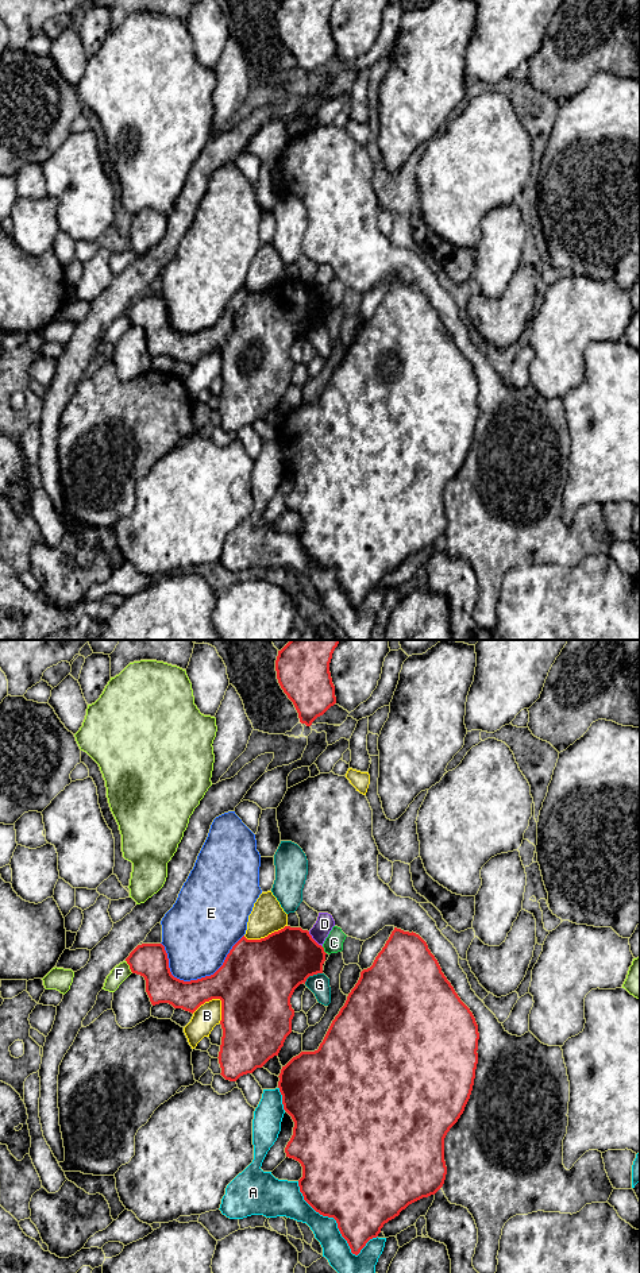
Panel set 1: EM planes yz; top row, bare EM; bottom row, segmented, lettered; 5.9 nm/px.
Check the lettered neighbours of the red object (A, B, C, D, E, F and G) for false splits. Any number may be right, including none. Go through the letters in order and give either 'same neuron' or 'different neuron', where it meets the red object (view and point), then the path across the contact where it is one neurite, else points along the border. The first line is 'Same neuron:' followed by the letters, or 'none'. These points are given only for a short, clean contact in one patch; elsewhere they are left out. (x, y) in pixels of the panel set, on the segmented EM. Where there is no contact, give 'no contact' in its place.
Same neuron: none
A: different neuron | yz (338, 1226)
B: different neuron | yz (207, 1000)
C: different neuron | yz (323, 951)
D: different neuron | yz (313, 940) | along yz (308, 932), (322, 946)
E: different neuron | yz (197, 979)
F: different neuron | yz (130, 967)
G: different neuron | yz (312, 975)

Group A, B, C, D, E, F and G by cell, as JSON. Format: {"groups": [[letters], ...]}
{"groups": [["A"], ["B"], ["C", "G"], ["D"], ["E"], ["F"]]}

